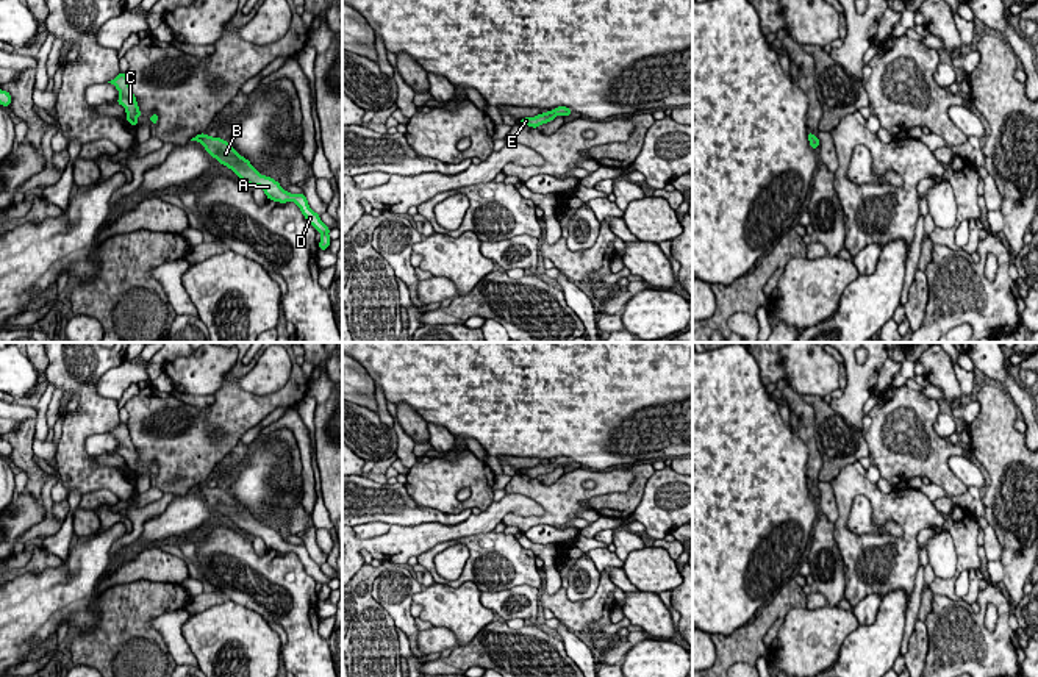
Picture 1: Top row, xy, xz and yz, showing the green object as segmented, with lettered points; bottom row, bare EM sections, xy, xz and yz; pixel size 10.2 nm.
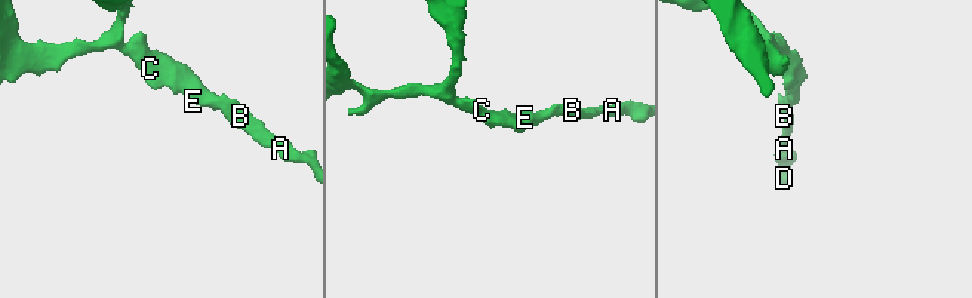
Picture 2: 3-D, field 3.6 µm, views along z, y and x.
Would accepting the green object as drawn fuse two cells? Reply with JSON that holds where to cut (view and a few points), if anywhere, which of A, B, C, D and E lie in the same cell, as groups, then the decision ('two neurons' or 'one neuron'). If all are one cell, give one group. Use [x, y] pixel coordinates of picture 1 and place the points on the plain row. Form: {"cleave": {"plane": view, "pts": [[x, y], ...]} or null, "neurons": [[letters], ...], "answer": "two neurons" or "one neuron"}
{"cleave": null, "neurons": [["A", "B", "C", "D", "E"]], "answer": "one neuron"}

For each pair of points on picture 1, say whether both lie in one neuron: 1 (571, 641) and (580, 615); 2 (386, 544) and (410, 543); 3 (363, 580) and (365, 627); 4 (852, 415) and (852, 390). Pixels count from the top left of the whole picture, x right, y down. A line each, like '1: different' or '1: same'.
1: different
2: same
3: same
4: same

